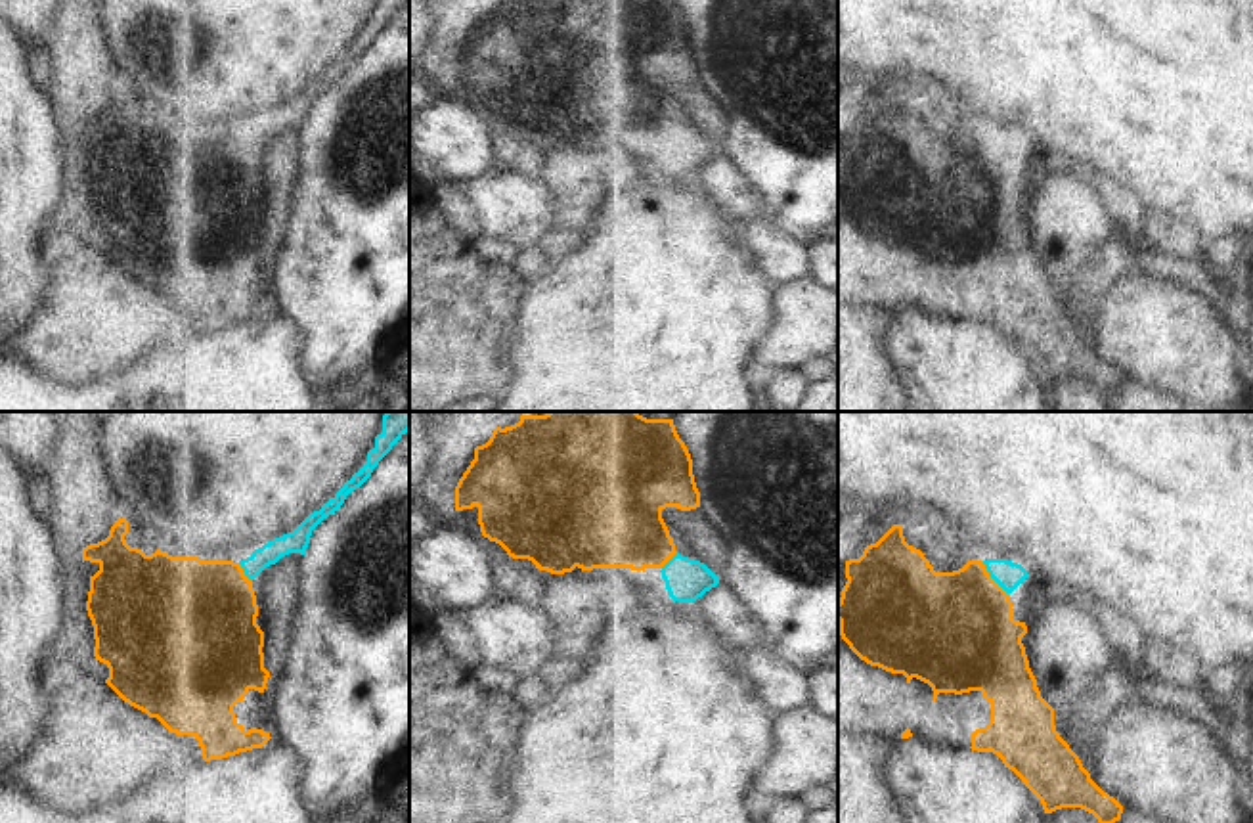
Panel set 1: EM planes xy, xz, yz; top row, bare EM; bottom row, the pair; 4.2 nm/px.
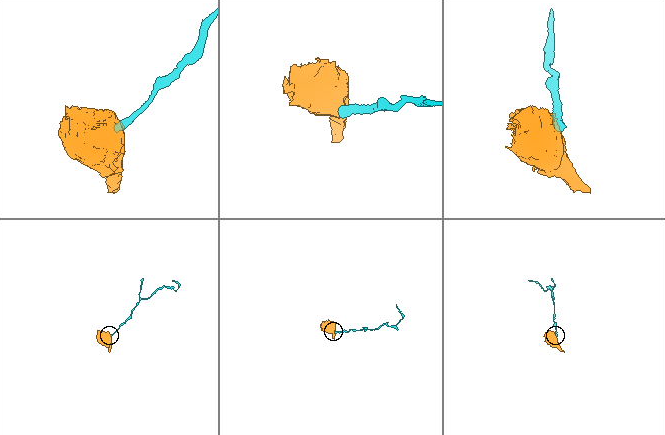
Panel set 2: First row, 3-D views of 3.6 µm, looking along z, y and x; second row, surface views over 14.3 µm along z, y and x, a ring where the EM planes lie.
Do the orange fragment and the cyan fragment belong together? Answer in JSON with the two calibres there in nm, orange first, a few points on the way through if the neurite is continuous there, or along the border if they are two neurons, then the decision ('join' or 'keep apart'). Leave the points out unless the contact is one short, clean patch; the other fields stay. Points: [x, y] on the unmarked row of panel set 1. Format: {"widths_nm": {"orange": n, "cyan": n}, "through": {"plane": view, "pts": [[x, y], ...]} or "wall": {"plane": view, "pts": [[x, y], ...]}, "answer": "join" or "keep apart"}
{"widths_nm": {"orange": 460, "cyan": 120}, "through": {"plane": "yz", "pts": [[957, 198], [991, 150], [1009, 146]]}, "answer": "join"}

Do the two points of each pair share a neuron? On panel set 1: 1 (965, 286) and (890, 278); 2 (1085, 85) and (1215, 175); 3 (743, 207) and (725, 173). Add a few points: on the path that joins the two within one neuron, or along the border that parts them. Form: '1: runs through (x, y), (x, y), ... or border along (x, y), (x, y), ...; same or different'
1: runs through (945, 286), (923, 286), (909, 278); same
2: runs through (1118, 85), (1125, 85), (1183, 142); same
3: runs through (741, 200), (725, 180); same

